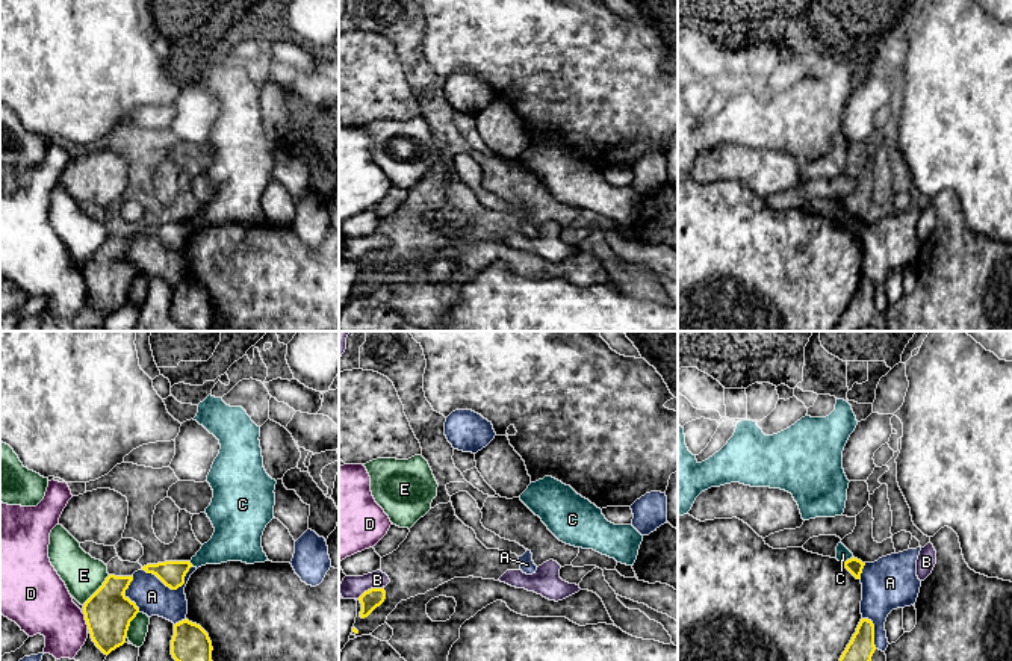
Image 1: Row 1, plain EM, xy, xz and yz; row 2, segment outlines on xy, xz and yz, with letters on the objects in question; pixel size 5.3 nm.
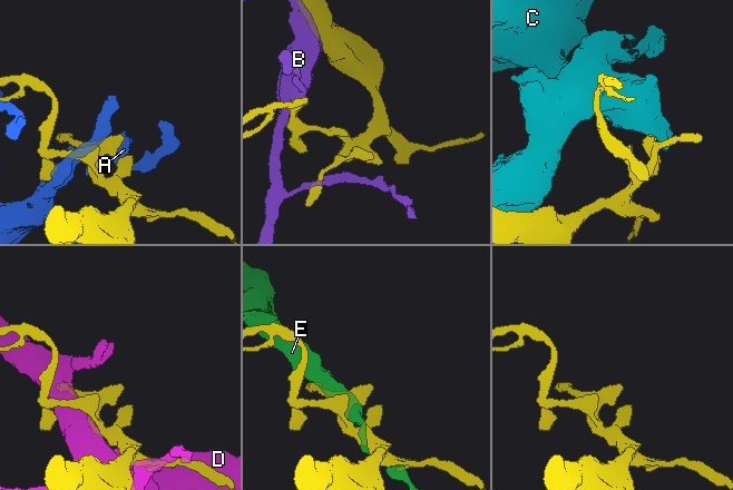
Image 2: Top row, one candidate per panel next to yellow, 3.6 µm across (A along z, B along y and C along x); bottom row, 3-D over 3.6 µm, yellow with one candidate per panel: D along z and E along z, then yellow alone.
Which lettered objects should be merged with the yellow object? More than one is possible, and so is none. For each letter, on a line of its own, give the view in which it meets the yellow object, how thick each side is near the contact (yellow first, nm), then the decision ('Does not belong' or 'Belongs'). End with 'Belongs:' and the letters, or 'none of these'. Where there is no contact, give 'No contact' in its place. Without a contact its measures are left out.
A: Touches yellow in xy. Thickness 140 nm (yellow) against 190 nm. Does not belong
B: Touches yellow in xz. Thickness 100 nm (yellow) against 120 nm. Does not belong
C: Touches yellow in yz. Thickness 90 nm (yellow) against 80 nm. Does not belong
D: Touches yellow in xy. Thickness 260 nm (yellow) against 320 nm. Does not belong
E: Touches yellow in xy. Thickness 260 nm (yellow) against 220 nm. Does not belong
Belongs: none of these

